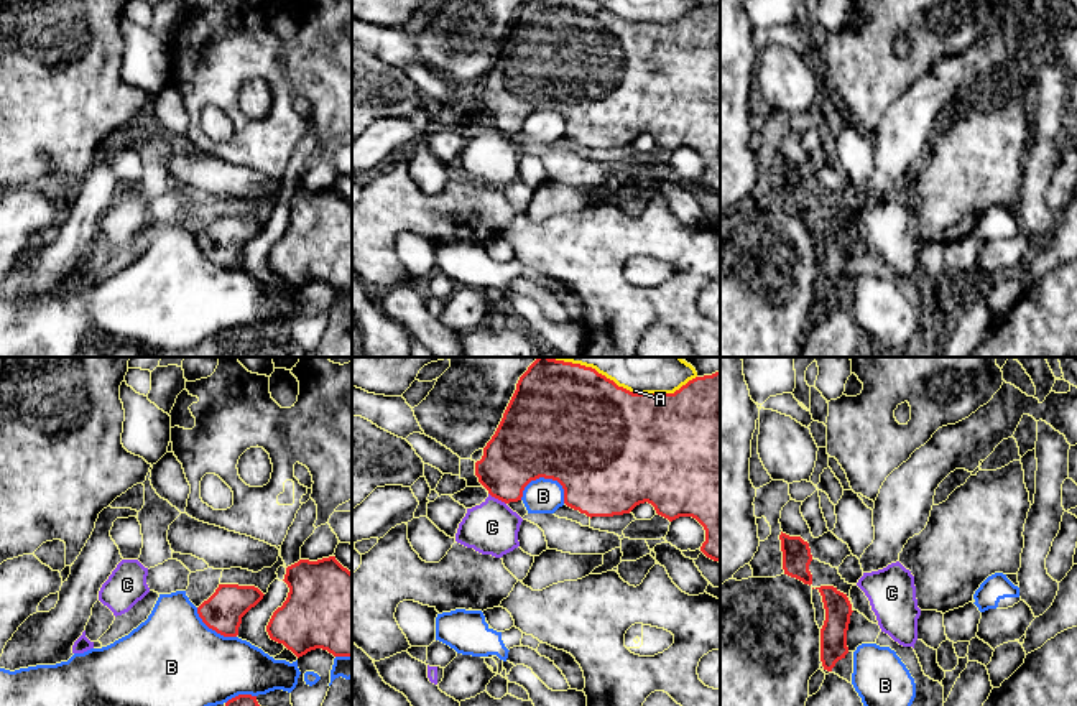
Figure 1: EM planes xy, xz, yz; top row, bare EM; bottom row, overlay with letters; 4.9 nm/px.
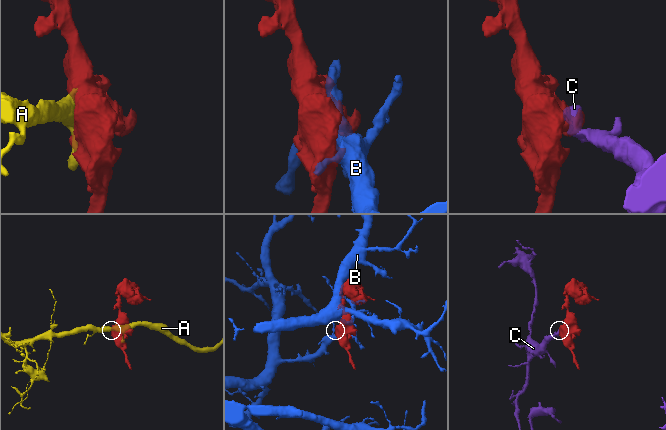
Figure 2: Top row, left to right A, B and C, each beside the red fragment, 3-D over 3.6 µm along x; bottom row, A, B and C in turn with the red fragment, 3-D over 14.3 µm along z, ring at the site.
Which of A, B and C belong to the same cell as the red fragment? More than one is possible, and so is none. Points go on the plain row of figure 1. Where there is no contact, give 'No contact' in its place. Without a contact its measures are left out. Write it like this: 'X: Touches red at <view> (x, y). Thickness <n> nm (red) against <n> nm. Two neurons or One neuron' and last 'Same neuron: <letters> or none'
A: Touches red at xz (645, 25). Thickness 500 nm (red) against 130 nm. Two neurons
B: Touches red at xz (538, 109). Thickness 480 nm (red) against 180 nm. Two neurons
C: Touches red at xz (497, 129). Thickness 300 nm (red) against 260 nm. Two neurons
Same neuron: none

